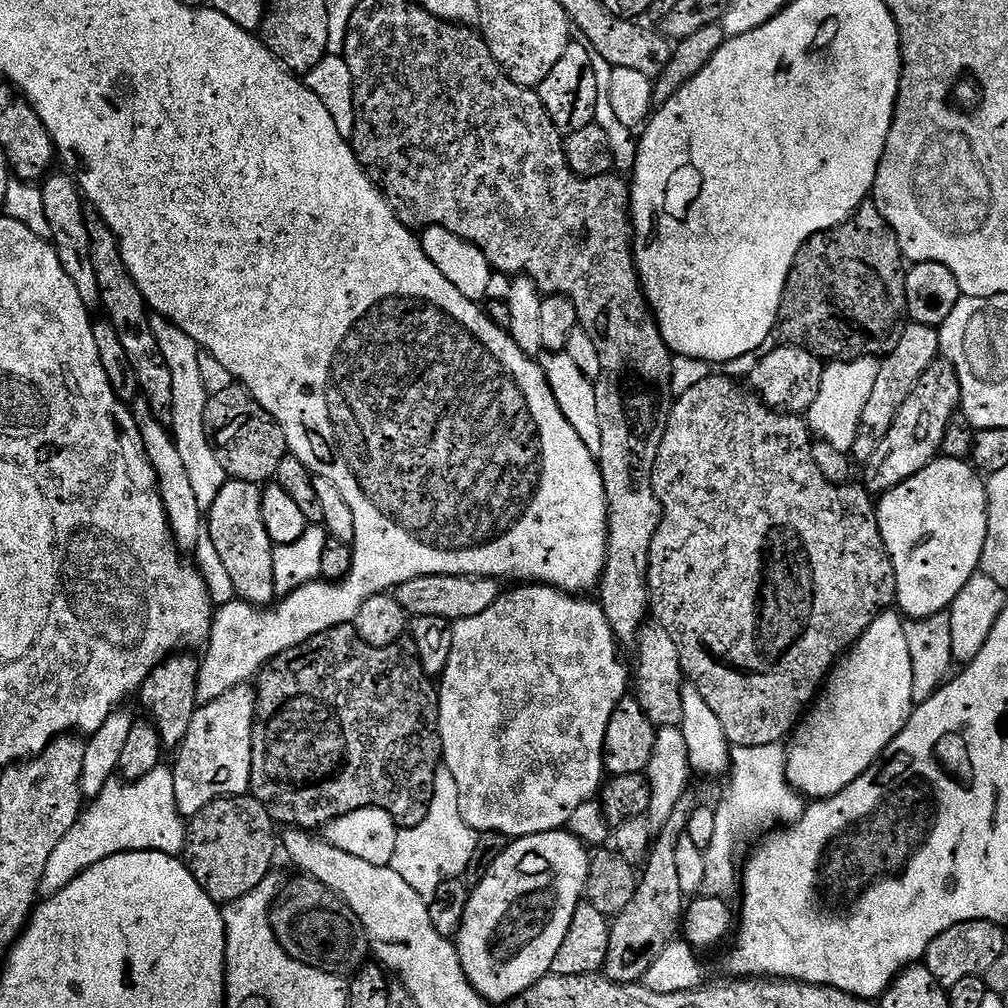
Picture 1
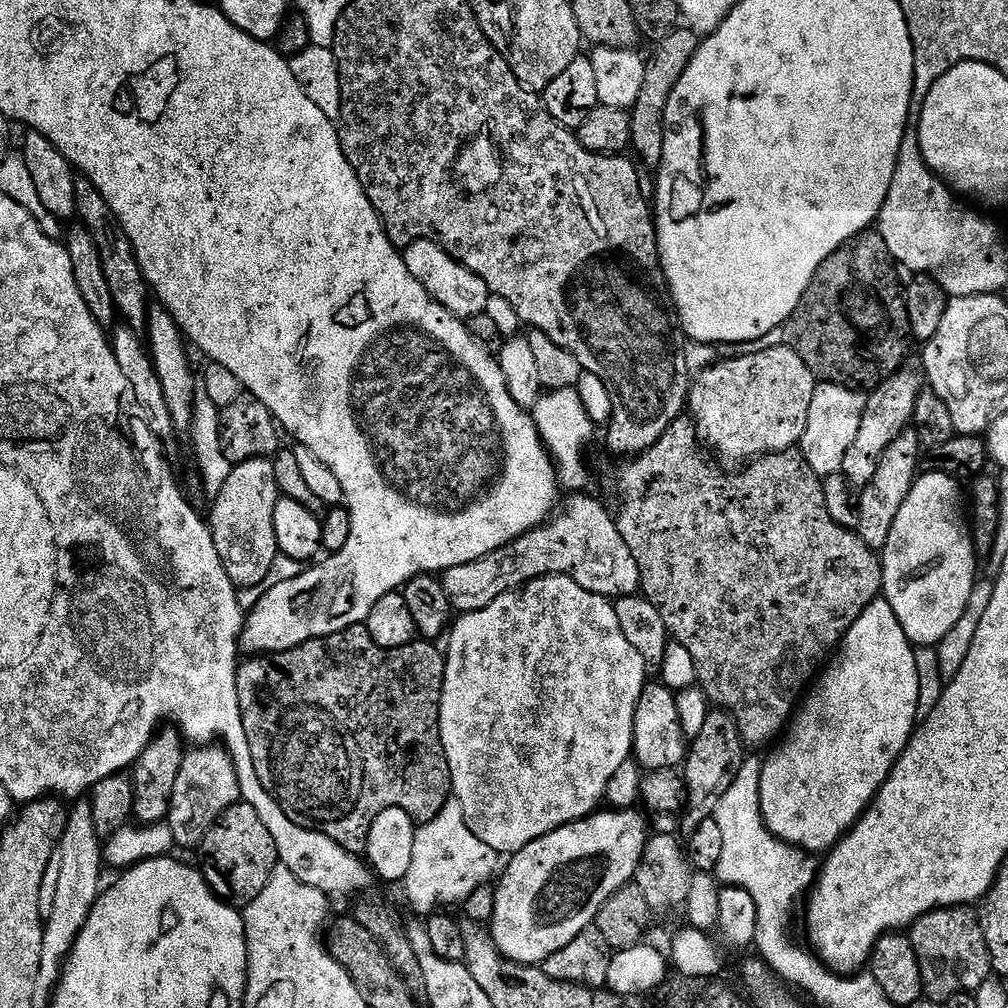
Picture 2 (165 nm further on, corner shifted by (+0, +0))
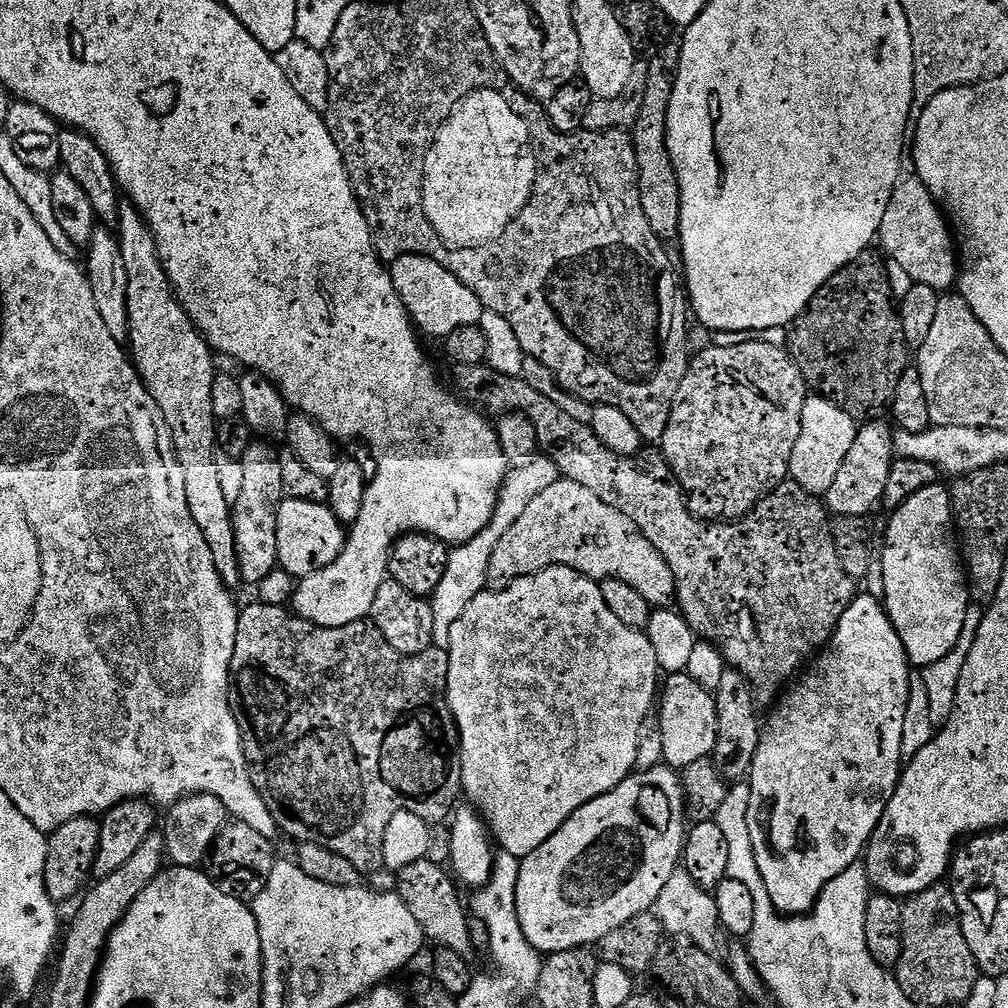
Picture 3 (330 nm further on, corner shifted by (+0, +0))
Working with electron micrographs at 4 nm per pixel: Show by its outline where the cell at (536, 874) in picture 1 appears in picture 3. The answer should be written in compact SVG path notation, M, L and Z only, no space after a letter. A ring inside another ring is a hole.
M667 766L651 768L645 772L633 771L632 775L626 777L618 786L614 786L614 790L610 790L605 796L594 798L594 802L586 802L586 806L579 808L554 835L546 838L546 842L542 842L542 846L538 846L538 850L534 850L534 854L521 859L518 886L516 887L516 905L518 906L518 922L522 922L522 934L526 934L530 946L534 946L536 951L541 954L599 945L600 940L606 938L606 934L614 934L614 930L618 930L618 926L626 926L626 922L630 922L630 918L649 911L655 905L658 894L662 894L666 882L670 882L670 874L674 874L681 867L685 835L686 805L681 777Z

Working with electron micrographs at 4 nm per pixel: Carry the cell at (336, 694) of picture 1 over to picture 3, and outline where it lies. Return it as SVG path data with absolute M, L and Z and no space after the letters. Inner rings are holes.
M255 602L256 604L243 605L240 608L240 617L238 618L238 634L234 642L234 658L232 659L232 671L230 673L232 683L234 685L234 696L238 701L239 711L242 713L242 728L245 733L256 744L251 742L245 743L244 753L248 756L248 763L252 769L252 781L258 790L258 794L262 794L262 798L268 804L270 814L276 819L276 827L282 833L285 832L288 836L293 836L296 842L303 842L305 844L317 844L318 846L326 846L330 850L334 850L334 854L342 854L342 858L348 859L354 866L354 870L358 870L362 874L368 872L381 871L384 868L384 855L382 854L382 842L386 842L386 826L390 822L390 818L394 818L394 814L399 812L409 812L410 814L418 814L418 818L422 818L430 826L437 826L449 819L453 815L454 809L457 807L458 801L461 799L462 789L460 783L462 782L462 770L460 769L460 734L456 731L455 723L447 722L444 724L444 716L446 720L446 713L448 712L448 675L450 674L450 658L447 651L438 647L427 648L422 654L414 654L407 656L406 654L398 654L398 650L394 650L394 646L390 646L390 642L386 642L386 638L382 638L382 630L378 630L378 626L372 623L371 619L365 618L358 622L350 622L346 626L334 626L333 628L323 628L317 624L312 624L308 620L304 620L301 616L293 614L283 604L265 604L263 602ZM284 804L297 816L300 820L291 820L290 817L284 816Z

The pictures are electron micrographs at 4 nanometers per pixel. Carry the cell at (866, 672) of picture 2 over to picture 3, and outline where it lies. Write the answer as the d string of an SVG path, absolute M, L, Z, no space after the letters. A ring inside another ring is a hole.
M867 594L857 595L846 610L846 614L842 614L842 622L838 622L835 634L832 635L823 651L815 657L811 667L779 697L778 703L775 705L776 713L773 714L769 724L767 721L760 737L760 745L754 754L750 773L752 793L748 811L750 842L754 842L754 858L758 862L762 882L770 894L770 902L775 906L777 912L786 916L803 916L811 912L824 887L834 878L838 878L838 874L842 874L842 870L857 863L865 855L874 830L878 826L890 798L894 798L894 790L900 784L902 761L905 759L902 754L902 725L906 722L906 702L909 698L910 665L906 650L902 646L902 638L898 638L881 601Z

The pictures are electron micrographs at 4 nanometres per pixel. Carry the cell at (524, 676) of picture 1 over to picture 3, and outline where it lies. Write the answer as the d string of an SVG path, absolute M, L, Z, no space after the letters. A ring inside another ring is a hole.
M554 566L518 578L505 588L480 592L478 598L466 606L462 618L454 622L454 630L450 630L450 646L446 651L450 658L446 697L448 712L460 734L460 787L466 800L468 796L467 803L480 813L480 819L484 821L499 851L521 858L534 854L534 850L538 850L538 846L554 835L579 808L586 806L586 802L594 802L594 798L605 796L614 790L614 786L632 775L638 758L638 729L657 703L658 681L662 673L654 646L650 646L647 635L639 628L626 626L626 622L620 621L611 612L610 606L606 606L606 598L602 598L597 581L573 568Z

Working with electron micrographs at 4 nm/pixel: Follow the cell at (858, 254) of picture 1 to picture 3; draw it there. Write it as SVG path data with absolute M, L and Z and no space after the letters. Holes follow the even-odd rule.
M865 254L833 274L816 291L803 312L792 321L786 347L813 393L834 402L838 410L846 410L846 414L857 422L881 419L892 403L894 390L898 390L898 378L902 378L910 366L910 349L902 330L897 301L887 280L885 261Z

